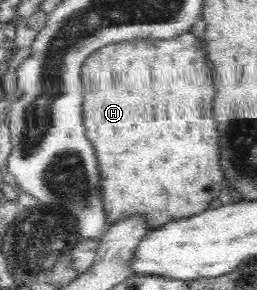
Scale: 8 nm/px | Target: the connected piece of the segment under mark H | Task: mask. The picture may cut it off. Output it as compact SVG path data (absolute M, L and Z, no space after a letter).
M191 27L179 35L157 39L156 37L141 37L131 41L119 41L104 45L101 49L93 52L85 61L82 67L82 82L84 89L83 115L85 136L93 141L93 147L97 149L99 159L99 173L101 173L101 195L105 203L105 214L109 224L120 221L123 218L134 214L145 216L149 230L153 230L163 223L174 220L192 217L209 209L209 205L220 195L224 185L224 178L218 166L218 134L215 128L213 97L216 91L213 85L211 68L205 65L205 52L202 49L202 40L197 39L190 32Z

